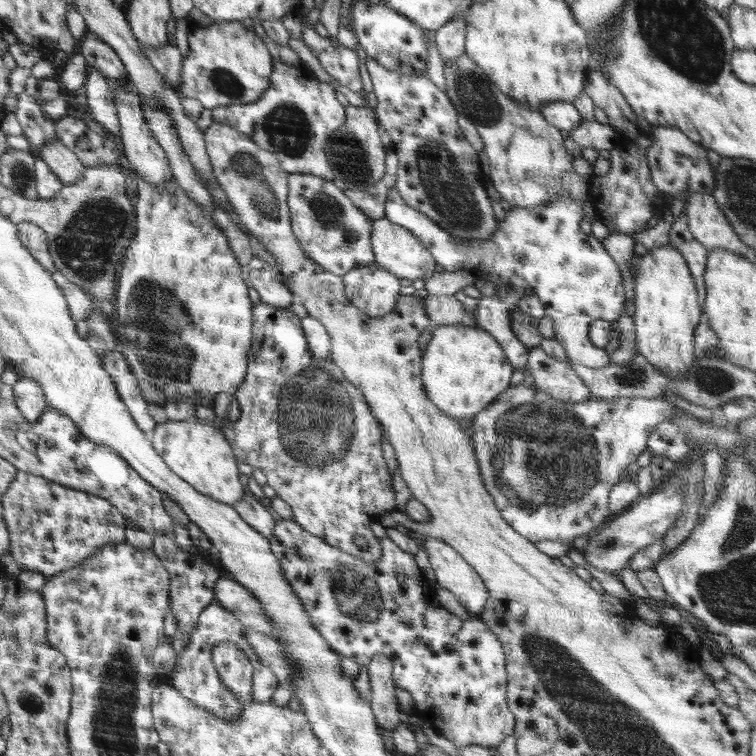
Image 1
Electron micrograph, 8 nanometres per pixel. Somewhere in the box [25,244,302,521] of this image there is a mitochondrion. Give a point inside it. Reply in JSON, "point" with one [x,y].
{"point":[153,311]}

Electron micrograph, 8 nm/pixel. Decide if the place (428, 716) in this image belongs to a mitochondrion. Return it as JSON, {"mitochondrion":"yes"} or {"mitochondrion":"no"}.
{"mitochondrion":"no"}

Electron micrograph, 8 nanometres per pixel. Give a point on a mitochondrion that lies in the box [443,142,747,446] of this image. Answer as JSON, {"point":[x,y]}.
{"point":[711,377]}

